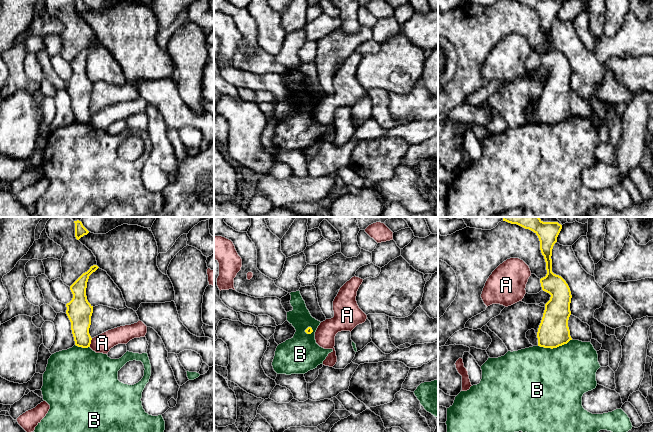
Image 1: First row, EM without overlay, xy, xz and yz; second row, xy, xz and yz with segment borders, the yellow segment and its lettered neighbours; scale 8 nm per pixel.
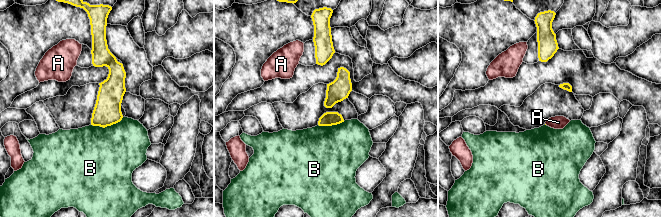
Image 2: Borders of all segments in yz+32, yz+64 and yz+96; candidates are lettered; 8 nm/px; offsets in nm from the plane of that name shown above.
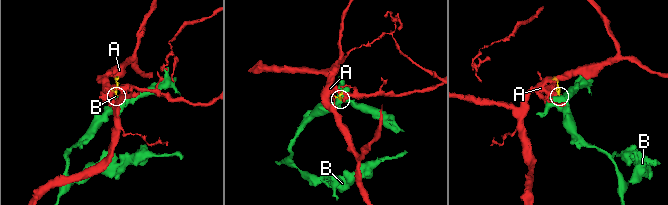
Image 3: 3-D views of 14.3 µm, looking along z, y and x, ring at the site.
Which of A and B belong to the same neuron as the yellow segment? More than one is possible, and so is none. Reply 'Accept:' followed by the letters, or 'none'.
Accept: none

